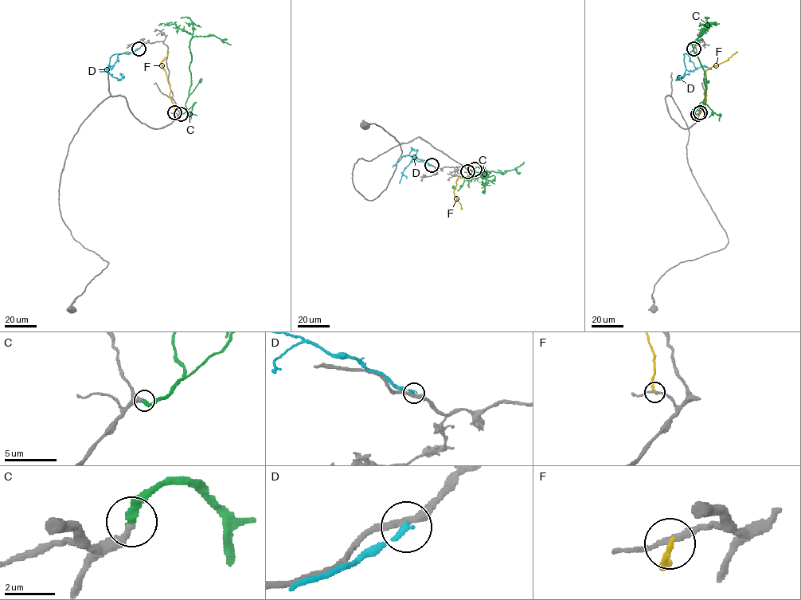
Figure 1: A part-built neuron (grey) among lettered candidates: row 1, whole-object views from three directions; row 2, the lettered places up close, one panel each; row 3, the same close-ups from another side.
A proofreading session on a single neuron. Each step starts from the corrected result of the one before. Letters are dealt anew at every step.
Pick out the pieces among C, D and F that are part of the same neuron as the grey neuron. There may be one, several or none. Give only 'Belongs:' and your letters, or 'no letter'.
Belongs: C

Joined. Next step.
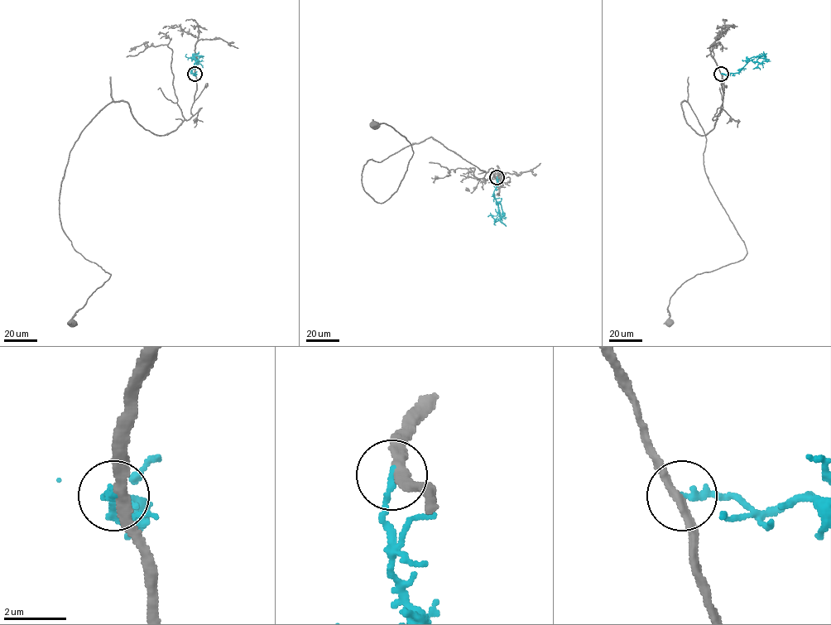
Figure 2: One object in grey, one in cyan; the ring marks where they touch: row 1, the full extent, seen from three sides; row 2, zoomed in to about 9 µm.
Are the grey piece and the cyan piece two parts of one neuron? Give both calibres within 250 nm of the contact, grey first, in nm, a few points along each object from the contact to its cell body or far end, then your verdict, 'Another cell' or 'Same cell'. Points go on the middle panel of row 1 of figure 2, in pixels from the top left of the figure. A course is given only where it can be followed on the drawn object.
Thickness 280 nm (grey) against 220 nm. Course of grey: (497, 177), (429, 137), (363, 165), (363, 189), (378, 203), (396, 190), (413, 151), (391, 126), (375, 126). Course of cyan: (497, 177), (497, 185), (493, 195), (501, 205), (502, 215), (495, 221), (489, 215). Another cell

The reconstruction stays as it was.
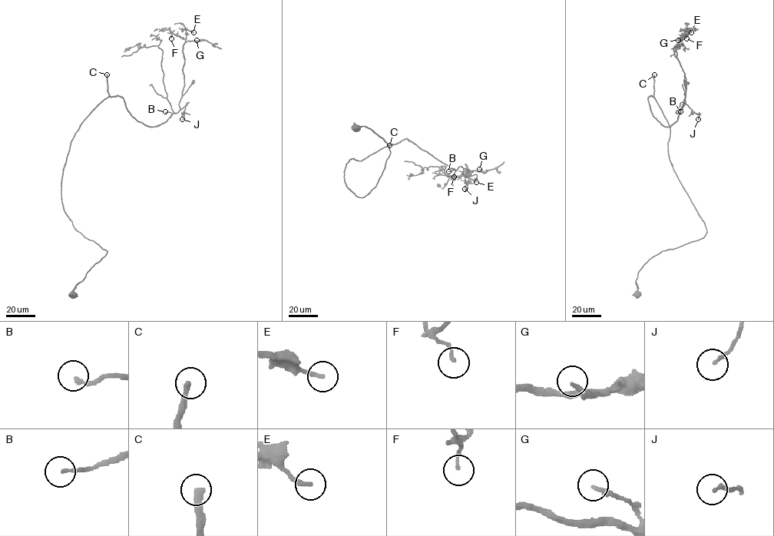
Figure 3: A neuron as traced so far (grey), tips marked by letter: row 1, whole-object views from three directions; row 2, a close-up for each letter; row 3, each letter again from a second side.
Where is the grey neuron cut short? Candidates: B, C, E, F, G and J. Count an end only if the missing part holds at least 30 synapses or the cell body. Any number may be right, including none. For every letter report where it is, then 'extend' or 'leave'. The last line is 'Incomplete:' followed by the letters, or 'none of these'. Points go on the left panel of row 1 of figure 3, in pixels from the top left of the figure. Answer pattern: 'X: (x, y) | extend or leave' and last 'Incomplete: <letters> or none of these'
B: (165, 111) | extend
C: (107, 74) | extend
E: (193, 32) | leave
F: (171, 38) | leave
G: (196, 40) | leave
J: (182, 119) | leave
Incomplete: B, C

